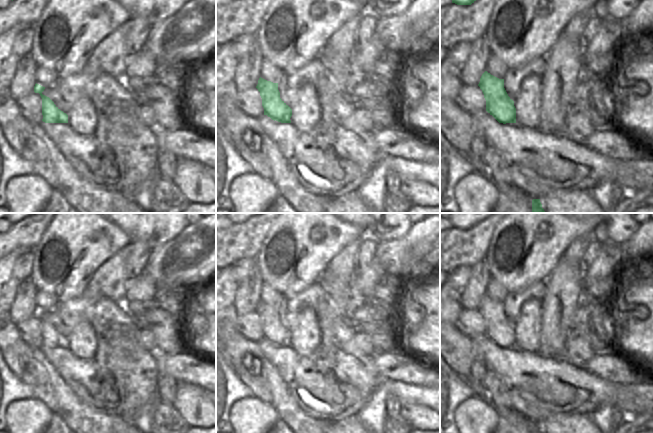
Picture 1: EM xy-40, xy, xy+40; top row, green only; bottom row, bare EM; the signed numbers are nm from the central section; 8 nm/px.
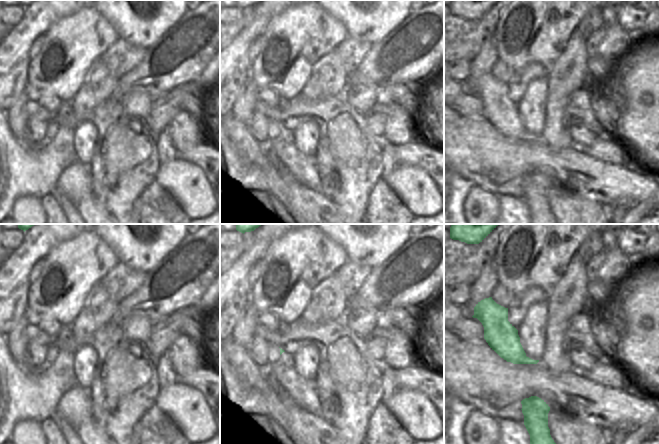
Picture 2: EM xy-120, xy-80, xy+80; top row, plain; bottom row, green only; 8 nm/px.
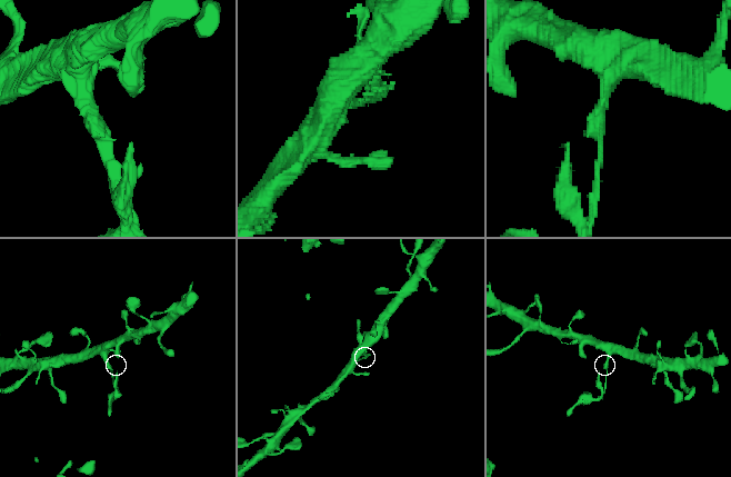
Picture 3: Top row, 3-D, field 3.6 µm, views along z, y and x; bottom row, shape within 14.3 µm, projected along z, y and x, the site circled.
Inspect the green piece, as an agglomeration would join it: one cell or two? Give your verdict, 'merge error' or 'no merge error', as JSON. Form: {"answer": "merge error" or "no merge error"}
{"answer": "merge error"}

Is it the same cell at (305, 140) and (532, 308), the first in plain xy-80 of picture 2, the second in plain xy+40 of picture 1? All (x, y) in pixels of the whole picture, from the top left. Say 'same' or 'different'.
same

